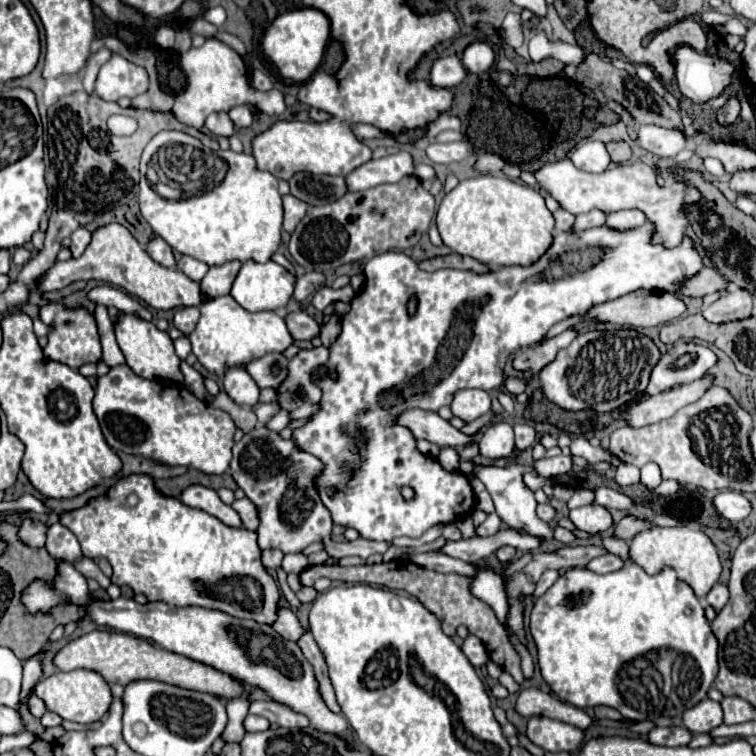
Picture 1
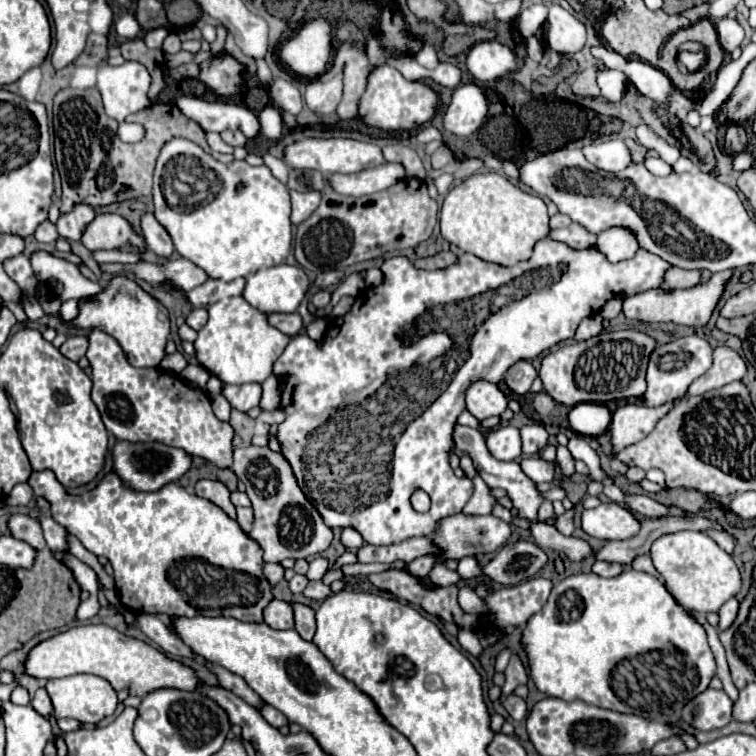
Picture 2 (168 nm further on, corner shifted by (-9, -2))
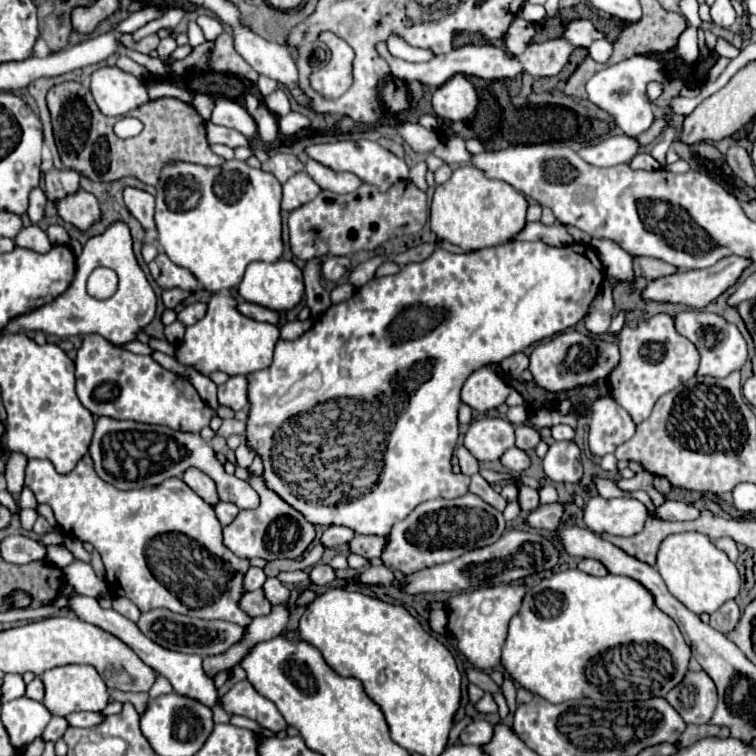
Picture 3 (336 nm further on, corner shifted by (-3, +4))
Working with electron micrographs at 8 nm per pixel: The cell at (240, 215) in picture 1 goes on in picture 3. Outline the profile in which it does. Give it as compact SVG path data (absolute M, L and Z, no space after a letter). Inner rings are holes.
M169 160L161 168L155 190L155 224L161 246L175 264L191 270L205 290L215 294L231 290L243 280L245 268L253 260L275 262L281 258L281 184L269 172L251 168L241 160L227 160L217 168L185 160Z

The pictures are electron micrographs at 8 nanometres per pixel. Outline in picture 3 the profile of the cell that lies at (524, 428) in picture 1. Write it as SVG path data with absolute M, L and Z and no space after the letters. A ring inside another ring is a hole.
M521 424L515 428L515 436L517 436L517 442L515 446L529 452L529 450L535 450L535 446L541 442L541 436L539 436L539 430L531 424Z

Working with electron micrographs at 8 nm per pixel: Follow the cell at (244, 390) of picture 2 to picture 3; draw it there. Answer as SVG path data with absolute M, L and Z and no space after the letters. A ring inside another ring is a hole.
M231 376L225 384L219 386L219 404L229 406L235 412L245 408L247 404L247 378L245 376Z

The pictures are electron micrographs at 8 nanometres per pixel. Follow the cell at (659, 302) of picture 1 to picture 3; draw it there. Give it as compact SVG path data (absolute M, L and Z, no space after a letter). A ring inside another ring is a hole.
M727 256L719 260L715 266L705 268L705 270L687 270L687 272L677 272L673 276L665 276L659 280L649 282L641 290L641 298L645 302L665 302L665 304L685 304L695 310L703 310L709 302L713 302L717 296L721 296L729 286L737 282L741 272L751 264L751 260L743 260L741 256Z

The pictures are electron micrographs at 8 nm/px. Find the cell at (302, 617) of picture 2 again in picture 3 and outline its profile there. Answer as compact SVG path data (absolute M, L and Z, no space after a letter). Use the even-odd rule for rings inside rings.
M269 578L265 584L263 584L263 590L265 590L265 596L269 598L271 604L289 604L289 598L291 598L291 592L287 586L283 586L277 578Z

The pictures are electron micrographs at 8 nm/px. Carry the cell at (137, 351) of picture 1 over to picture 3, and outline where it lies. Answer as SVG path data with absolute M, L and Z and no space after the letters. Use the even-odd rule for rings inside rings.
M115 222L103 236L91 238L83 246L81 258L77 258L75 278L73 278L71 286L61 296L57 296L53 302L29 312L29 314L19 316L17 320L9 322L5 330L7 332L19 332L21 328L43 330L43 332L55 334L59 338L77 336L77 334L85 336L85 334L95 332L95 334L101 334L111 344L123 346L123 344L137 340L137 334L153 322L155 312L157 312L157 296L135 260L135 254L131 248L129 228L123 222ZM99 266L107 266L107 268L115 270L119 276L119 288L107 300L97 300L87 294L87 278L89 278L91 270L95 270Z

